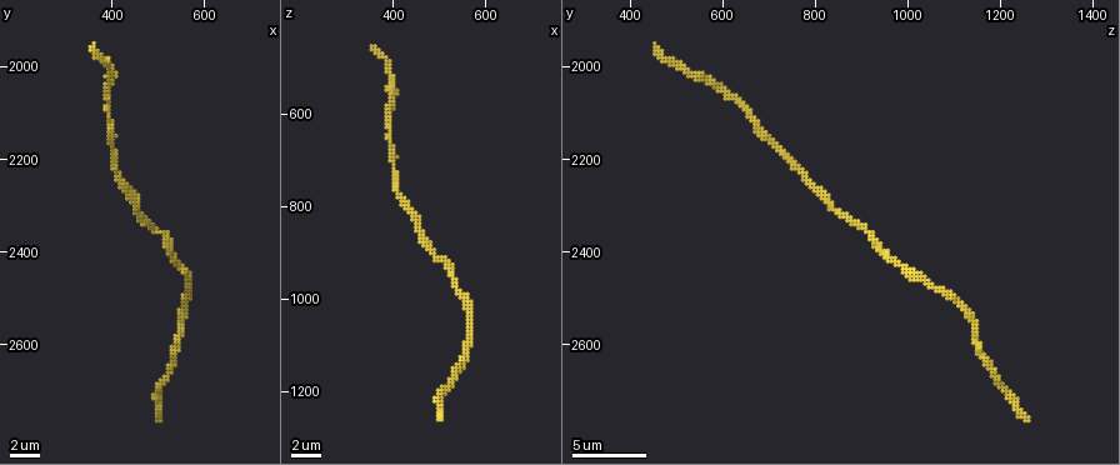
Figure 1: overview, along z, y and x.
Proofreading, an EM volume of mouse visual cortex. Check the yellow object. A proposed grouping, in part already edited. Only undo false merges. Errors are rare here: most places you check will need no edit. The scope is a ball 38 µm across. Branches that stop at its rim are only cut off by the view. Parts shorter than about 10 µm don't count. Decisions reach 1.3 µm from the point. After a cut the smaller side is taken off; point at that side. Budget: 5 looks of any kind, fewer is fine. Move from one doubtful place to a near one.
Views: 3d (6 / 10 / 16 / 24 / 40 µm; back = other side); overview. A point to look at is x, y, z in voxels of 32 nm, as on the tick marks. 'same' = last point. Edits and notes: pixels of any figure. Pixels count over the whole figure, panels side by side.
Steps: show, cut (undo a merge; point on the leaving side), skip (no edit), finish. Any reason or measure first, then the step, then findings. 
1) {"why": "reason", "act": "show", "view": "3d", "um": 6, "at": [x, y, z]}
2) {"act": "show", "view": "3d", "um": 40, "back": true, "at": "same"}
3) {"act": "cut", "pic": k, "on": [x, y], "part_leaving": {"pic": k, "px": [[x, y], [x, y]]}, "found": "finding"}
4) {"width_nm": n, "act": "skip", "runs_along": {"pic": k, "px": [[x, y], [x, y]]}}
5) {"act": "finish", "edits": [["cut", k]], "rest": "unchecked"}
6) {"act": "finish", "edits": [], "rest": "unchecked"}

{"why": "sudden change in width", "act": "show", "view": "3d", "um": 16, "at": [395, 2060, 610]}

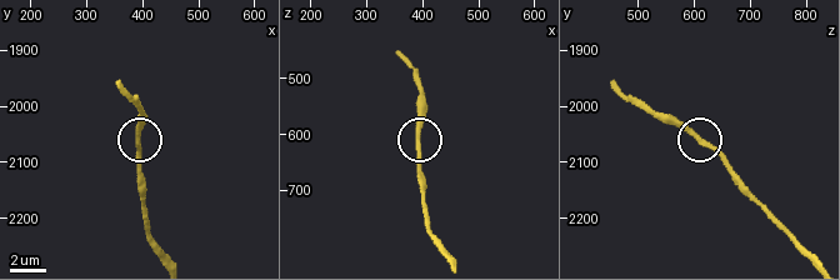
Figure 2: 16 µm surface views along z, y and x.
{"width_nm": 270, "act": "skip", "runs_along": {"pic": 2, "px": [[454, 258], [428, 226], [419, 164], [419, 108]]}, "found": "all the same neuron"}

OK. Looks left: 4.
{"why": "a narrow waist", "act": "show", "view": "3d", "um": 10, "at": [400, 2170, 720]}

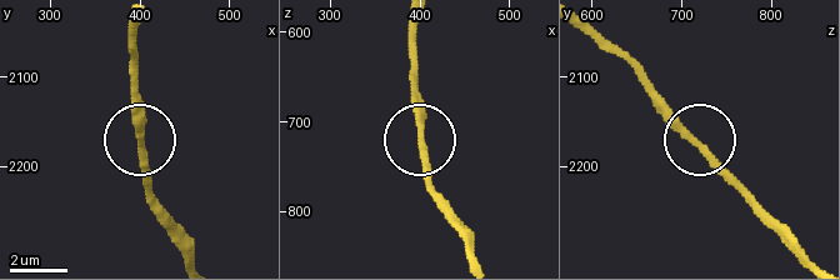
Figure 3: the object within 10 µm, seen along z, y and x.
{"width_nm": 260, "act": "skip", "runs_along": {"pic": 3, "px": [[191, 258], [189, 236], [149, 179], [136, 88]]}, "found": "one neuron here"}

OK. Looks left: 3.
{"act": "show", "view": "3d", "um": 6, "at": [470, 2340, 890]}

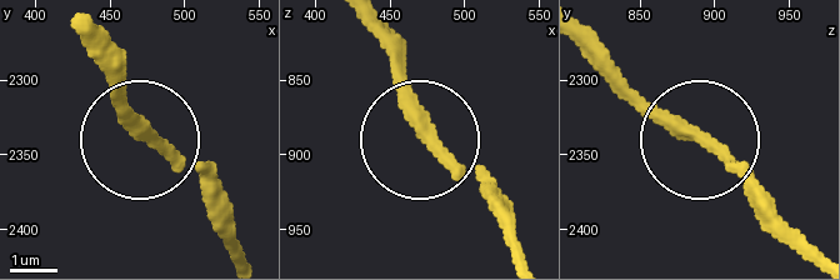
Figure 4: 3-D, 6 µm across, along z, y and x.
{"why": "from behind", "act": "show", "view": "3d", "um": 6, "back": true, "at": [474, 2336, 888]}

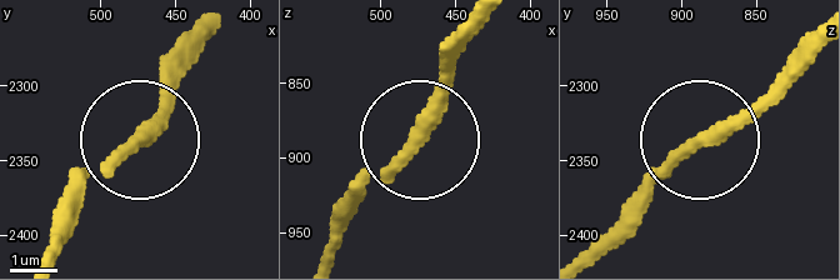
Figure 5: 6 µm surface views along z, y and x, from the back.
{"act": "skip", "runs_along": {"pic": 5, "px": [[695, 136], [726, 133], [783, 80]]}, "found": "continuous, no second neuron"}

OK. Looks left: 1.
{"act": "finish", "edits": [], "rest": "unchecked"}

